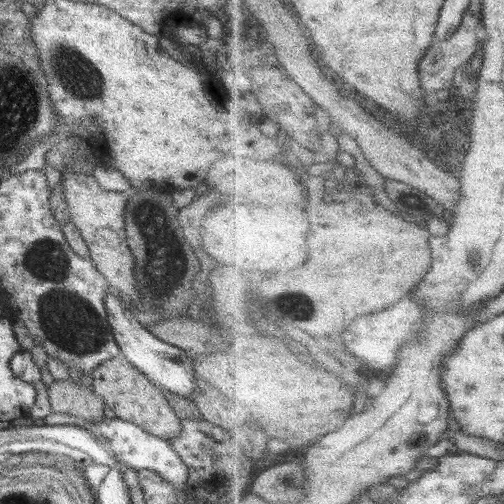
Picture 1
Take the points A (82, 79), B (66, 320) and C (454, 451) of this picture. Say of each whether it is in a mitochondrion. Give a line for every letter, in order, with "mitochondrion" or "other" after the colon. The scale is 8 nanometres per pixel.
A: mitochondrion
B: mitochondrion
C: other

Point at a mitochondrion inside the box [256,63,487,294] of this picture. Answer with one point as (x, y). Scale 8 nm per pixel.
(453, 147)

